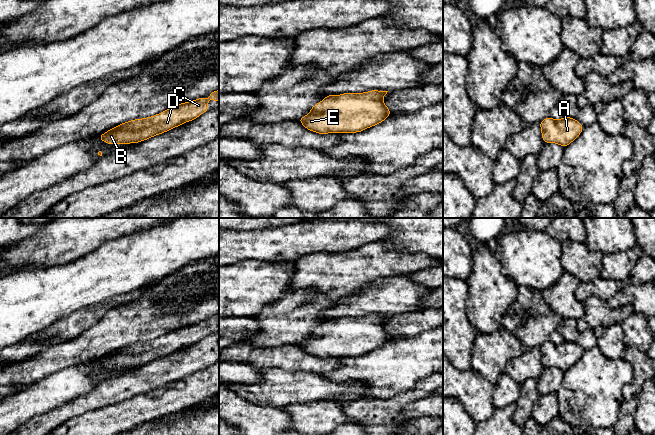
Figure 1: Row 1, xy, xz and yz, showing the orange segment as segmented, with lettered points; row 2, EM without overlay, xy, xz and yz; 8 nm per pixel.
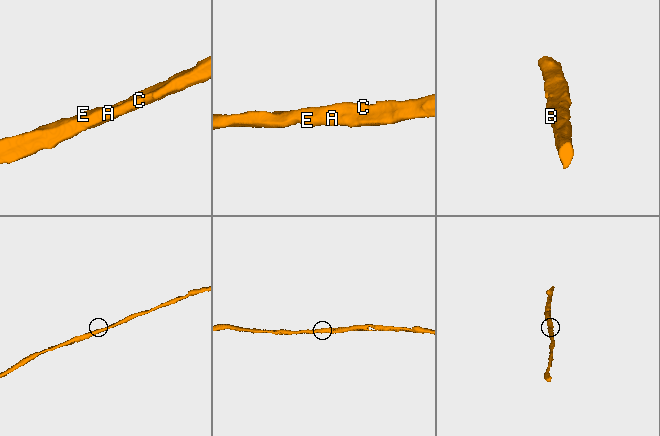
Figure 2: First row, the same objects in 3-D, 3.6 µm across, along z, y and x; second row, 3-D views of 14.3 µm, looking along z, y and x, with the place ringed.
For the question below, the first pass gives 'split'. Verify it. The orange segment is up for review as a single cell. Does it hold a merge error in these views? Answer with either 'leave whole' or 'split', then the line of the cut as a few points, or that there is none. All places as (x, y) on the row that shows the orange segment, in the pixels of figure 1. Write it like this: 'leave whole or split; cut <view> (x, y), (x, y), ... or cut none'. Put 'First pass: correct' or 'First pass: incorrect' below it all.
leave whole; cut none
First pass: incorrect

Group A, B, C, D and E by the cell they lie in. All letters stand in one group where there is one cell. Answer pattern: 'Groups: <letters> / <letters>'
Groups: A B C D E

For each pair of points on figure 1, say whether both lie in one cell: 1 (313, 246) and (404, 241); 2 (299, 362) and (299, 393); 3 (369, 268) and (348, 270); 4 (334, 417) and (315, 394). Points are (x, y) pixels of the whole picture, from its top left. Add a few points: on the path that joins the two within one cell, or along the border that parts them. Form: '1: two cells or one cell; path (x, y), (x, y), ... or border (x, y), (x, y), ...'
1: two cells; border (392, 228), (392, 232), (380, 241)
2: two cells; border (276, 366), (292, 371), (316, 371), (319, 373)
3: one cell; path (364, 268), (353, 270)
4: two cells; border (341, 402), (320, 400), (297, 403)

